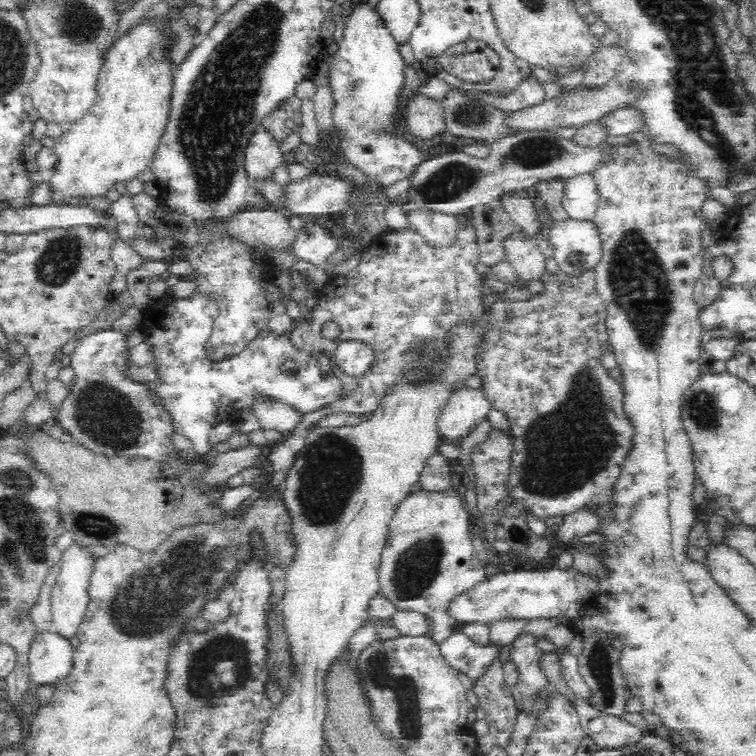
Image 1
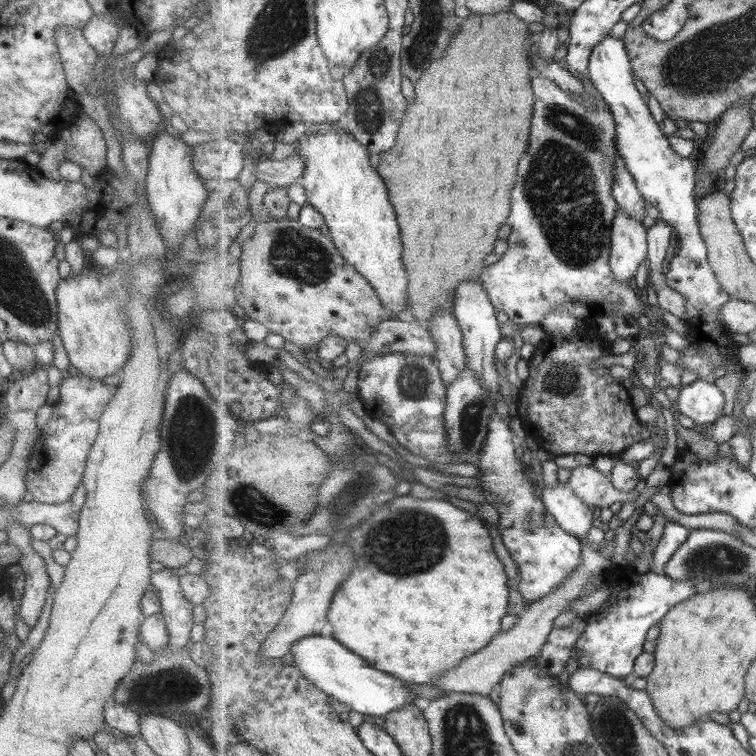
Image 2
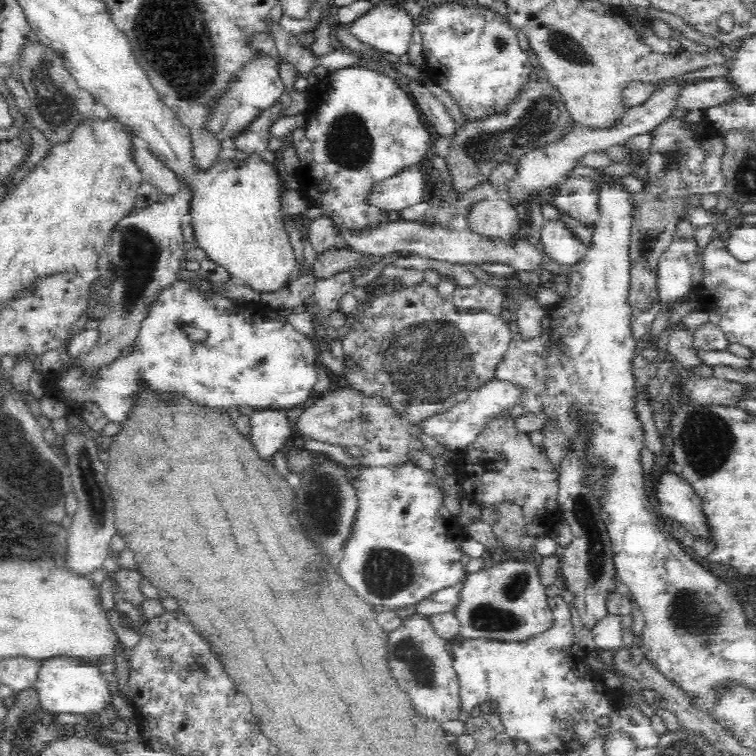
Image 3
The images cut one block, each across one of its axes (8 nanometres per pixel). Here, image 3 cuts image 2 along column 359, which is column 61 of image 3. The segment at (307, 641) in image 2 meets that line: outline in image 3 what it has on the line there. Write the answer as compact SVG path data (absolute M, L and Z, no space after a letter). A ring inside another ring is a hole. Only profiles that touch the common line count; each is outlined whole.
M50 656L42 659L34 686L39 707L54 715L102 715L106 707L112 703L113 696L109 690L109 682L106 682L100 673L96 664L91 660L84 660L81 656Z

